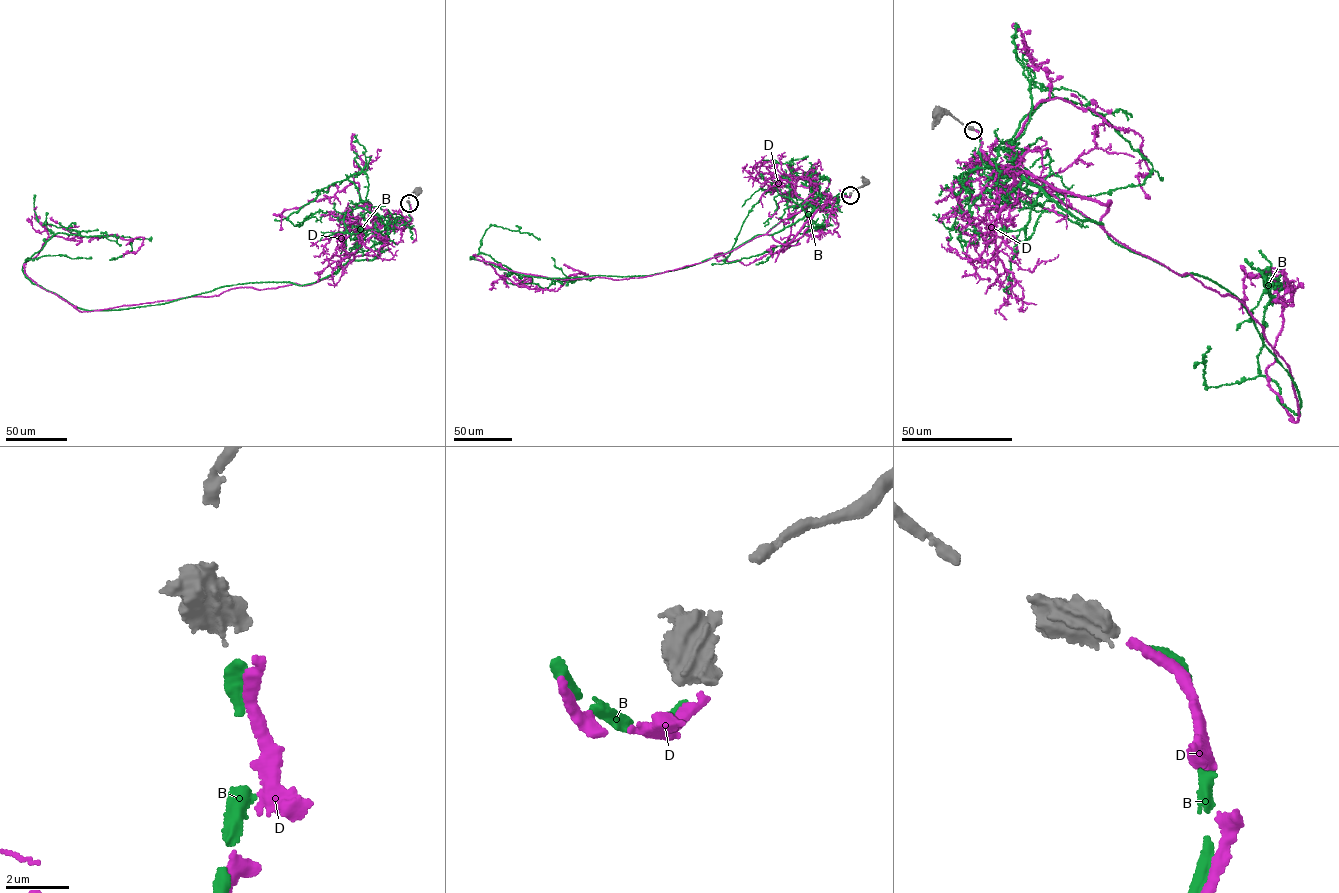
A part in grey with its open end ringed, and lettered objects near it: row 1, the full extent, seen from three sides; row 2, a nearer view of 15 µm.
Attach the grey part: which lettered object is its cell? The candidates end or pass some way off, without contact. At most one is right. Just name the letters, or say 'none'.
B

